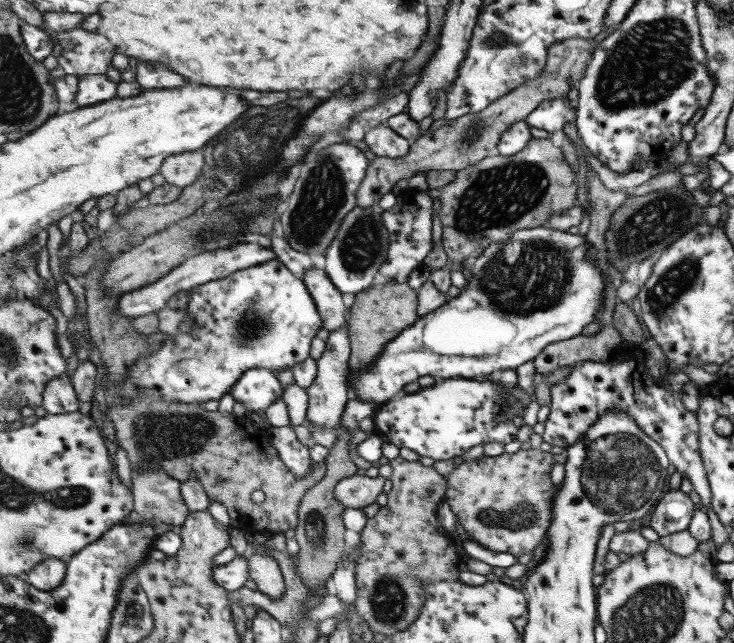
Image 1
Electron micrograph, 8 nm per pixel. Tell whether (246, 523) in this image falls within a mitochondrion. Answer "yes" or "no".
no

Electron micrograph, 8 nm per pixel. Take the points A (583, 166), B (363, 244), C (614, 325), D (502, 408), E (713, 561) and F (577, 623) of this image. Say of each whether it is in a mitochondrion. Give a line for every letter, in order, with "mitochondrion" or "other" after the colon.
A: other
B: mitochondrion
C: other
D: other
E: other
F: other

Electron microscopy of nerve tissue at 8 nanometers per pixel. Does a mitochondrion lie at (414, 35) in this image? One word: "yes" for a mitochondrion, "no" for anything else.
no

